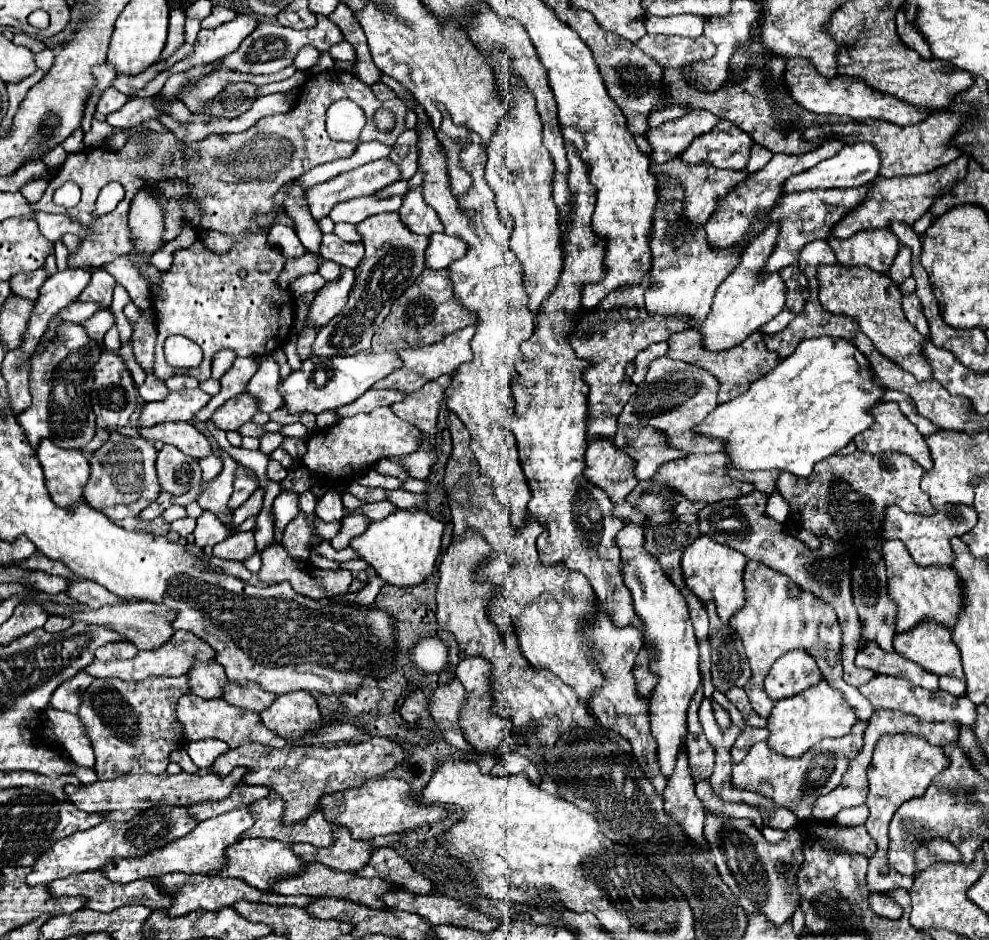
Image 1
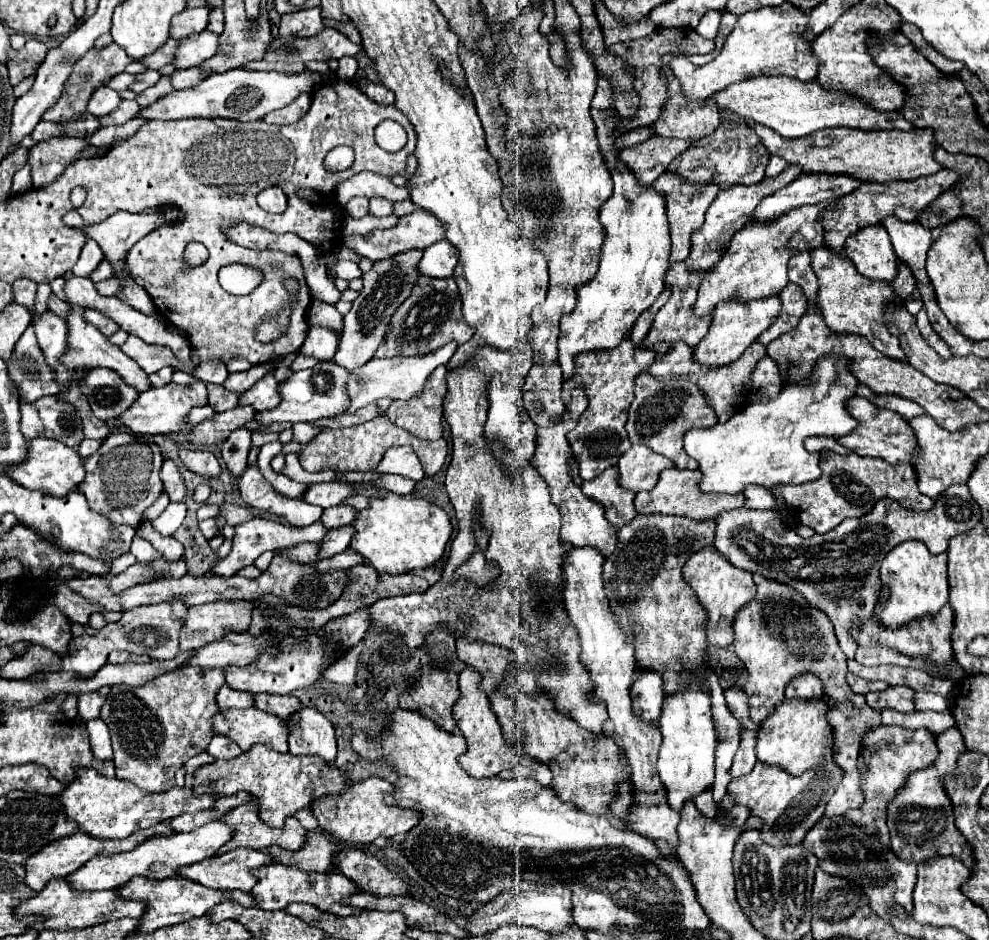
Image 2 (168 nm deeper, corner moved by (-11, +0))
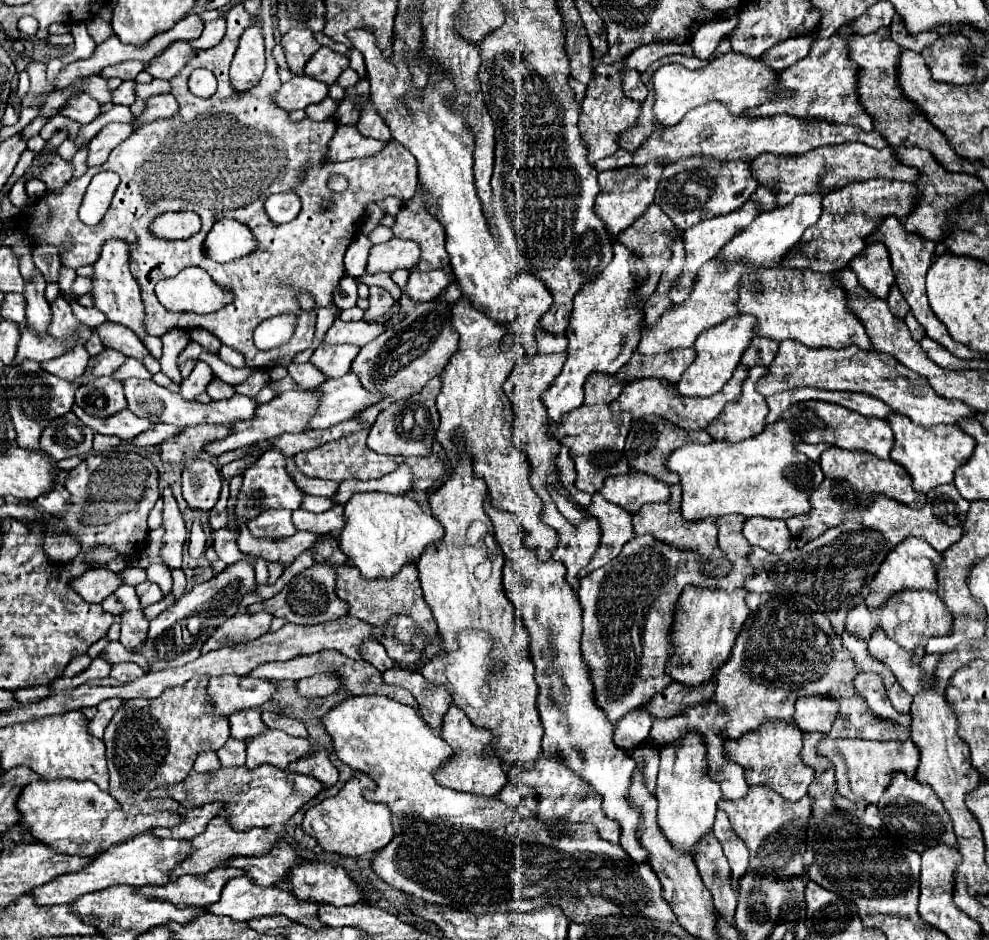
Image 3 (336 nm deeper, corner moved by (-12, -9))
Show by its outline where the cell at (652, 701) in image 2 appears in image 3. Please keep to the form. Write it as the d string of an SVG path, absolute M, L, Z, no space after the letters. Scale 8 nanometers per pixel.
M636 708L632 714L626 714L620 722L616 722L616 744L630 752L648 738L650 728L652 716L644 708Z

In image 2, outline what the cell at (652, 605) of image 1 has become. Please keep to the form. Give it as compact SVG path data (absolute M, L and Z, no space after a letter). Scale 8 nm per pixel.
M705 687L687 689L687 693L671 697L671 701L665 699L659 723L663 743L659 747L657 773L665 785L669 807L681 811L687 801L693 801L697 795L711 791L715 781L715 729L711 721L711 697Z

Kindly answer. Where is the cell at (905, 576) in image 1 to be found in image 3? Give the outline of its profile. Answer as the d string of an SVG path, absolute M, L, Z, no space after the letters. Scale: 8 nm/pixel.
M906 538L880 564L880 570L870 584L870 594L866 596L866 606L878 608L892 594L896 594L900 590L930 590L930 592L936 592L936 566L940 564L940 558L942 558L942 554L938 554L922 538Z

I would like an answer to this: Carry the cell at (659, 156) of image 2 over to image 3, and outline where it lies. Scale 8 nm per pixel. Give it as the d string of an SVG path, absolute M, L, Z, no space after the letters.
M650 162L648 166L640 166L640 170L634 168L634 172L632 166L624 166L598 174L600 196L596 198L596 214L602 218L610 234L620 234L622 230L626 230L654 202L660 176L662 176L660 162Z

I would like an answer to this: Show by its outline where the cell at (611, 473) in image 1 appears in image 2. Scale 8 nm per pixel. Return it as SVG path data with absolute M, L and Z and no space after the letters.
M615 467L607 469L599 477L595 477L595 481L585 481L581 485L581 489L587 497L591 497L593 501L597 501L605 507L605 519L617 529L621 529L625 523L633 521L633 517L637 515L637 511L633 507L635 493L619 487L619 483L615 481Z

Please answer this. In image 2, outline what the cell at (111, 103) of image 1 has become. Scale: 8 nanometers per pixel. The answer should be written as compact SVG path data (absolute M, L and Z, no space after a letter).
M99 87L93 91L89 105L87 105L87 113L95 115L95 117L103 117L107 115L111 109L115 109L115 105L119 103L119 93L109 89L109 87Z

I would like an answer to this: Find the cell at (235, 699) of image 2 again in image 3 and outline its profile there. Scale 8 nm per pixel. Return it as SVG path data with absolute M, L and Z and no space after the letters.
M240 710L240 714L232 714L228 722L230 722L232 738L238 738L238 740L262 734L266 728L258 710L244 710L244 712Z

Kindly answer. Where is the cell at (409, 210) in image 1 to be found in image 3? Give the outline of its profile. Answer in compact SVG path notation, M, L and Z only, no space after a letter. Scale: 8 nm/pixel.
M392 238L384 244L374 244L368 256L368 274L388 272L392 274L398 268L412 270L420 260L420 246L404 238Z

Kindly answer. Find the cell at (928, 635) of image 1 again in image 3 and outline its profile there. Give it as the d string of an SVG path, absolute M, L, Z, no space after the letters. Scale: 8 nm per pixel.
M904 590L900 594L894 594L884 606L876 610L868 610L868 606L862 602L848 614L846 632L864 642L868 642L872 632L878 628L884 630L886 636L898 642L904 650L916 650L916 646L924 646L930 638L952 634L952 612L944 608L944 602L940 602L940 596L934 592Z

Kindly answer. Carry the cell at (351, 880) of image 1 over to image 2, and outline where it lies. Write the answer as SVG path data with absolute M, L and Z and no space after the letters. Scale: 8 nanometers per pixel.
M271 863L271 865L263 865L255 869L255 877L257 877L257 883L255 883L255 889L251 889L251 897L255 899L259 909L277 911L277 909L285 909L289 903L309 903L317 907L319 911L325 911L337 917L349 917L351 913L359 913L359 909L343 905L343 899L349 897L351 893L357 893L359 889L341 873L335 873L335 871L303 873L299 869L291 869L281 863Z

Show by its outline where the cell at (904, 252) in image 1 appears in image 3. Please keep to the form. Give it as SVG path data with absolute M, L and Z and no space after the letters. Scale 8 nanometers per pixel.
M892 284L892 290L890 290L890 296L886 298L886 302L888 302L888 306L890 306L890 310L892 310L894 316L898 316L898 318L906 316L908 302L904 302L904 296L900 294L900 290L898 290L896 284Z

